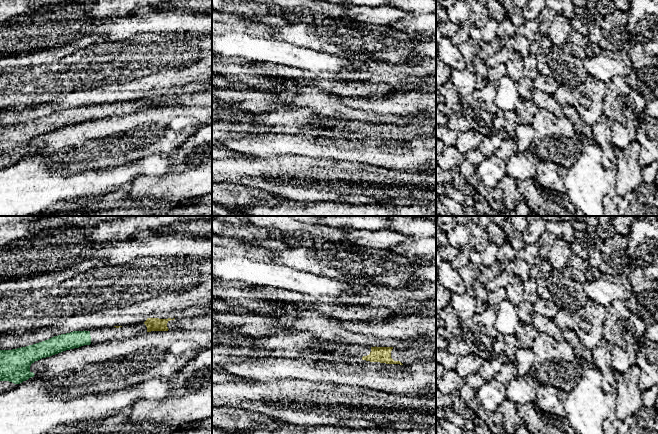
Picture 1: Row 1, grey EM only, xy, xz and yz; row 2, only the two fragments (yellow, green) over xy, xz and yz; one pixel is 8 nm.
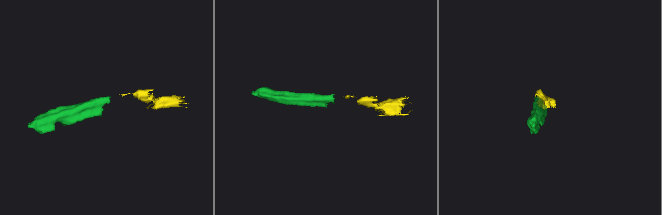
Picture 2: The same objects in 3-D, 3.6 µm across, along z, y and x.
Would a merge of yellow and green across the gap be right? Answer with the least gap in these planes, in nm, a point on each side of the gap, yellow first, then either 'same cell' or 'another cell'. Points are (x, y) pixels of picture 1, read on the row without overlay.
200 nm apart; from yellow across xy (114, 102), (89, 107); same cell

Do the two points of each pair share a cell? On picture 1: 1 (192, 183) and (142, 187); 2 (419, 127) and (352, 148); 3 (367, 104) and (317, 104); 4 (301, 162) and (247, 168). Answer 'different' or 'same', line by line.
1: same
2: different
3: different
4: same

